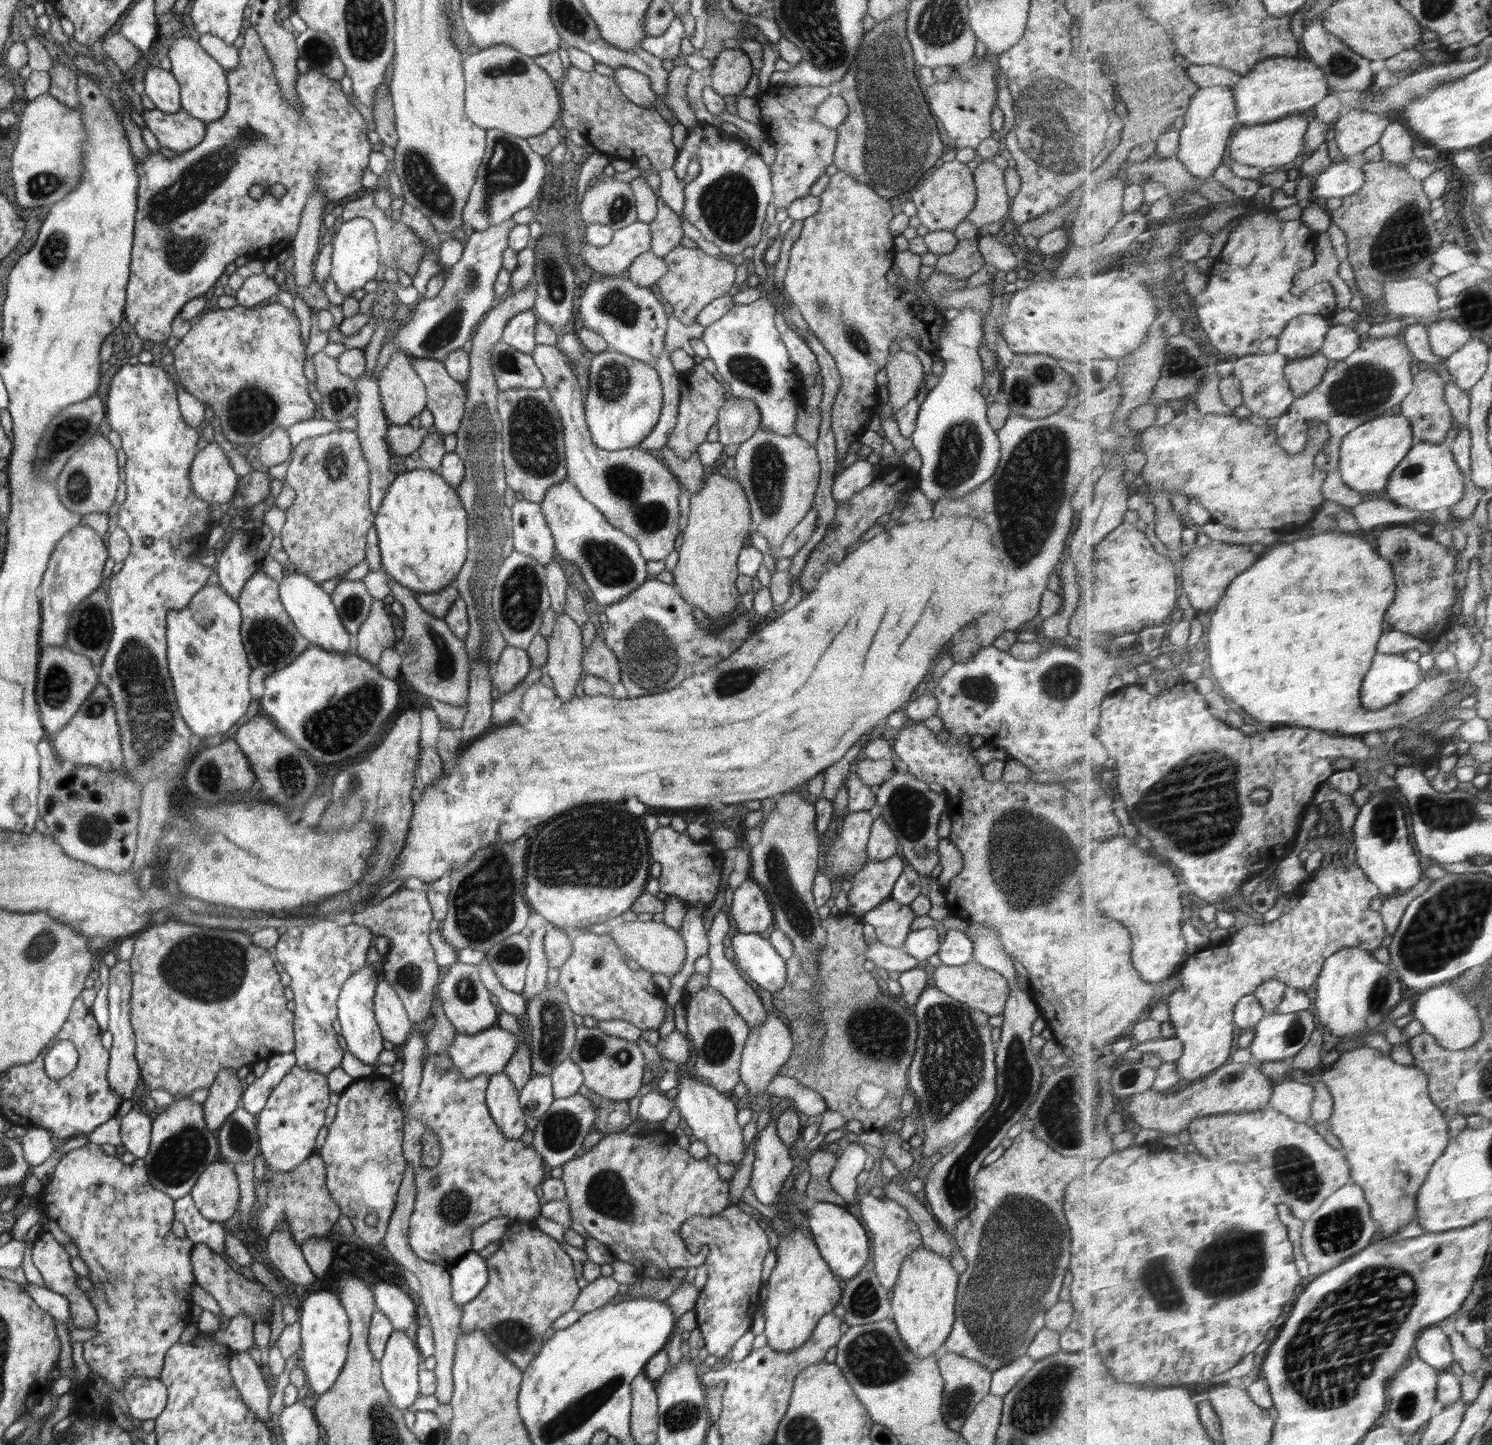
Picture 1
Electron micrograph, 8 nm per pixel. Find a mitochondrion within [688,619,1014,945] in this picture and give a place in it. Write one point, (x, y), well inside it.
(910, 810)

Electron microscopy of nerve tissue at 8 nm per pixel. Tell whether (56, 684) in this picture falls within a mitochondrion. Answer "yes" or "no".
yes

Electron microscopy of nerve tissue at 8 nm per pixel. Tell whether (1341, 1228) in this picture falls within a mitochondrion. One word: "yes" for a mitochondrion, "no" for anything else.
yes

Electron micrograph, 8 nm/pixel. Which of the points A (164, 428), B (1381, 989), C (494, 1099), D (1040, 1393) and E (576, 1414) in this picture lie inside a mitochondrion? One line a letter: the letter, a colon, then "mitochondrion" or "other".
A: other
B: mitochondrion
C: other
D: mitochondrion
E: mitochondrion

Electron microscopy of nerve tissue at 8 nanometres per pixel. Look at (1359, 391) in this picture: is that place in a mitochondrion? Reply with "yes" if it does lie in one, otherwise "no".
yes

